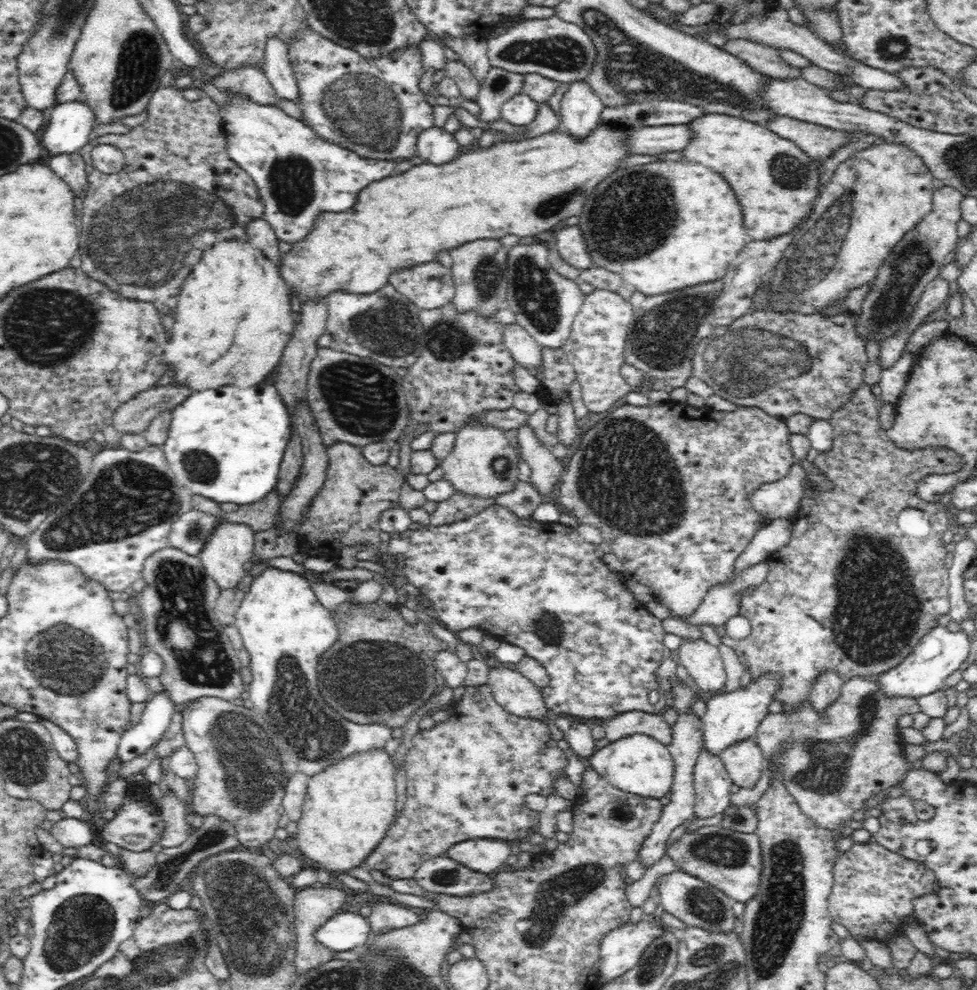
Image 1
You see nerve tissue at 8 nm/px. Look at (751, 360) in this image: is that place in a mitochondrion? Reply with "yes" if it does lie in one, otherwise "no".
yes

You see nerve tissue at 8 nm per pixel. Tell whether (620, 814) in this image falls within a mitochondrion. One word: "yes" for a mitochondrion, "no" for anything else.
no

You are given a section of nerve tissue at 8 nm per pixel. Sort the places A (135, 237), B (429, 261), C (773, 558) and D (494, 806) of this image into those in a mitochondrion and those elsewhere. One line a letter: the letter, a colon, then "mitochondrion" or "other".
A: mitochondrion
B: other
C: other
D: other

